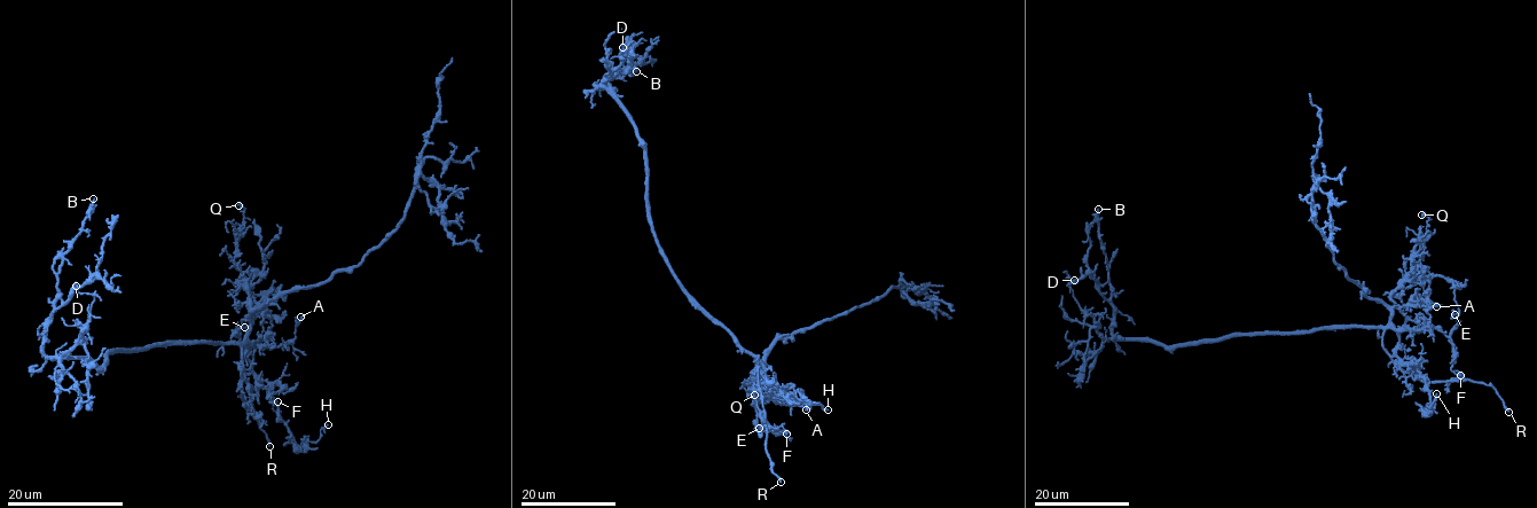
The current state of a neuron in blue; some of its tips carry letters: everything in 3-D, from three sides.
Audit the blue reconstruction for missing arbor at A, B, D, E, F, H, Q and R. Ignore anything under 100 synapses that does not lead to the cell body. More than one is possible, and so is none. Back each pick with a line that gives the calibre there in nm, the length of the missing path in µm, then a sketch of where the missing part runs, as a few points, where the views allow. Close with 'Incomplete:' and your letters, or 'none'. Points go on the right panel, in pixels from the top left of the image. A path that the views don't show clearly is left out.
R: calibre 170 nm; missing 60 µm
Incomplete: R

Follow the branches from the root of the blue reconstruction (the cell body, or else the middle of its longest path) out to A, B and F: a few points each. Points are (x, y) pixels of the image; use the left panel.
A: (181, 342), (280, 346), (295, 337), (300, 317)
B: (181, 342), (117, 349), (101, 366), (44, 353), (44, 325), (57, 294), (62, 256), (93, 198)
F: (181, 342), (241, 342), (250, 327), (249, 319), (241, 321), (238, 336), (251, 369), (268, 384), (277, 401)

